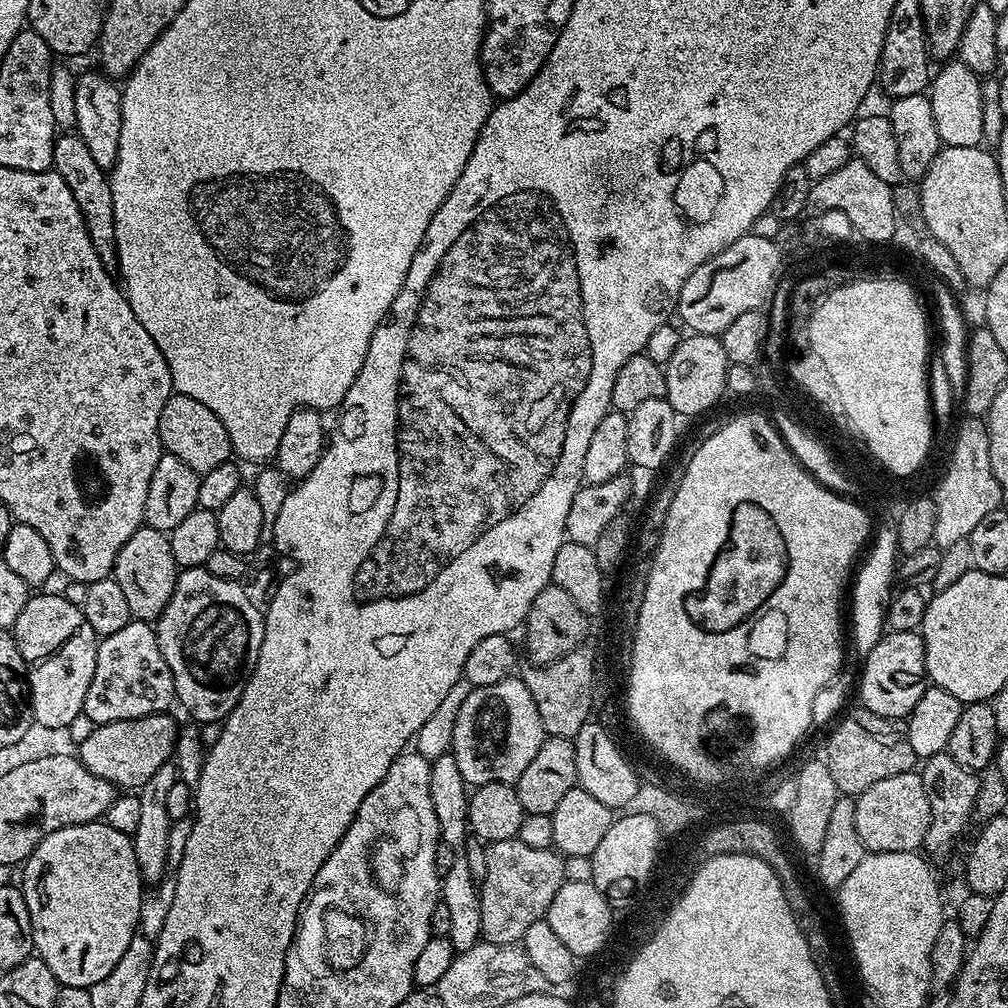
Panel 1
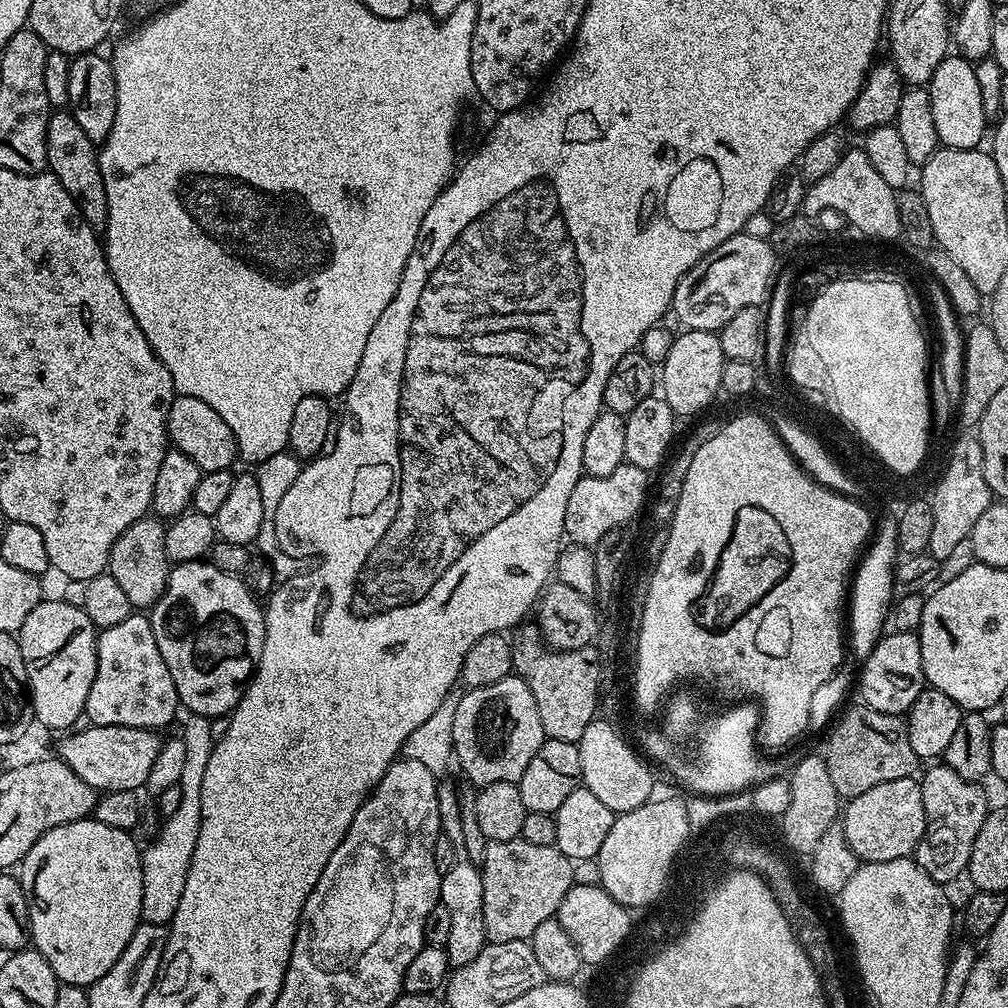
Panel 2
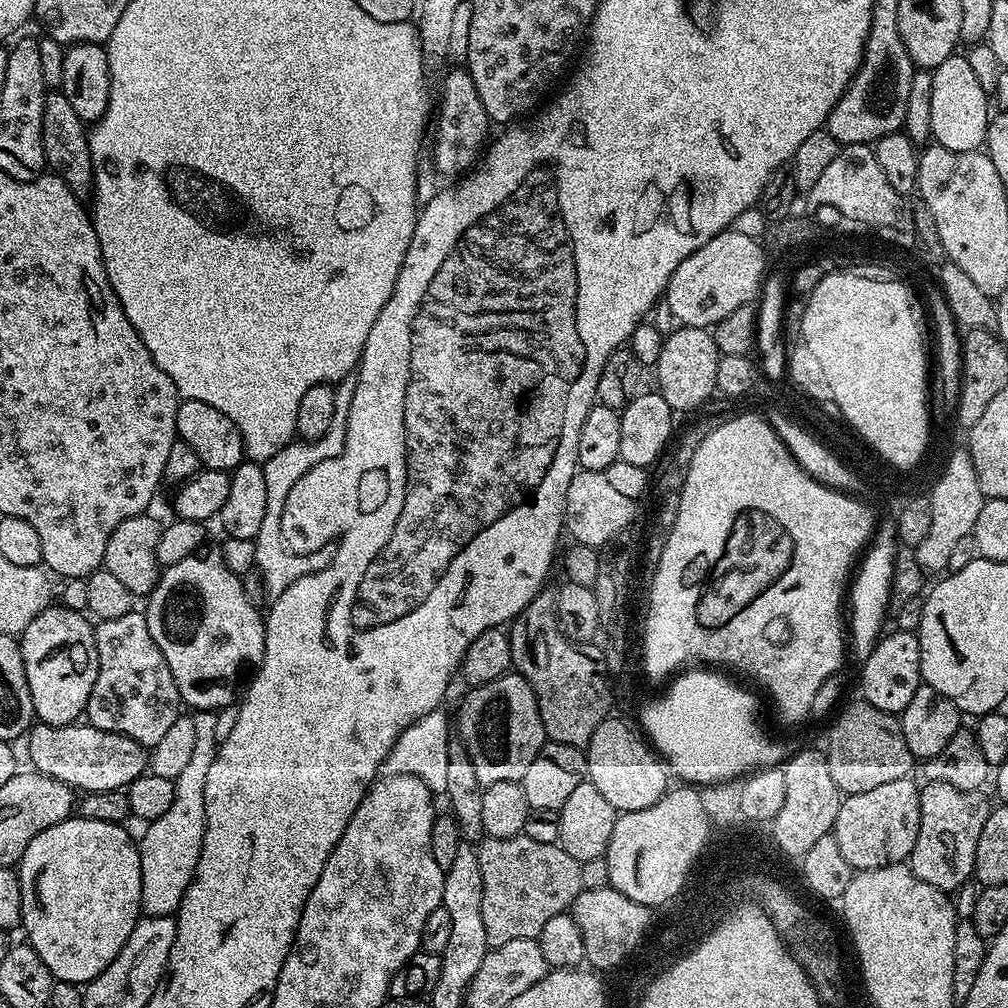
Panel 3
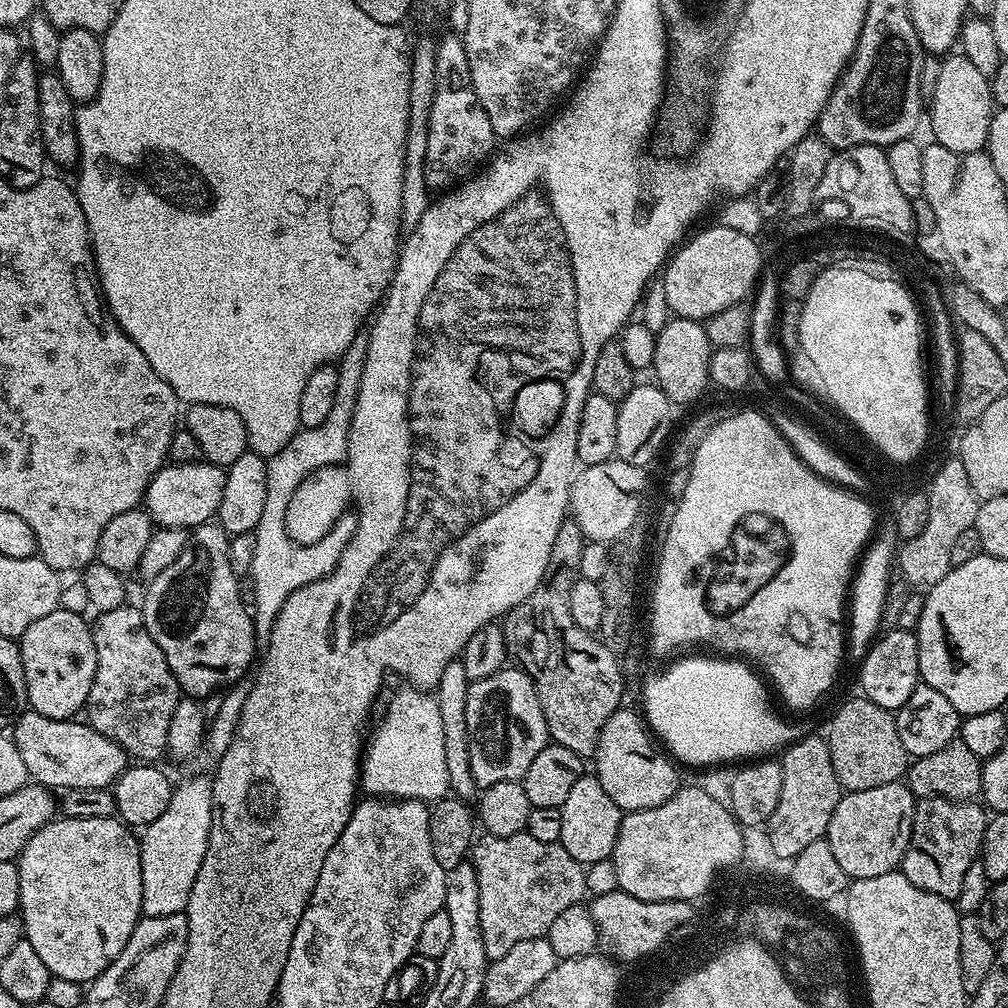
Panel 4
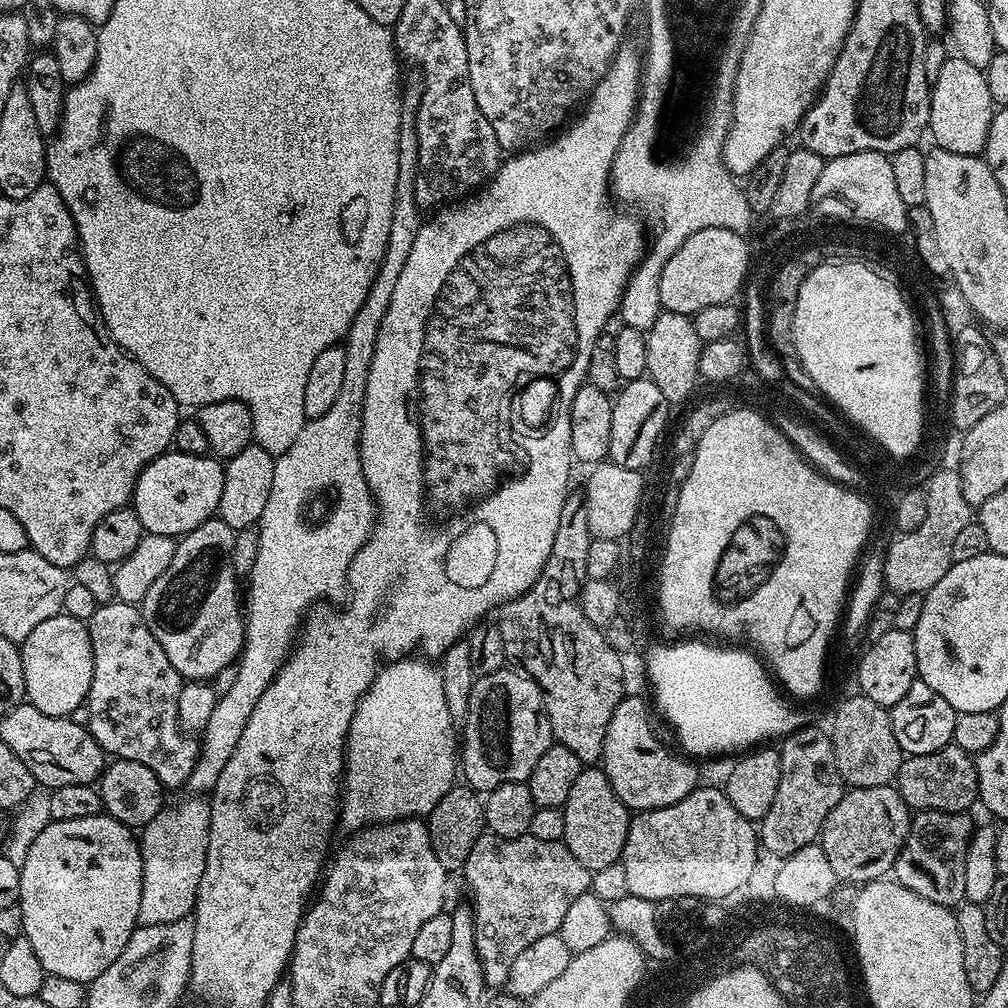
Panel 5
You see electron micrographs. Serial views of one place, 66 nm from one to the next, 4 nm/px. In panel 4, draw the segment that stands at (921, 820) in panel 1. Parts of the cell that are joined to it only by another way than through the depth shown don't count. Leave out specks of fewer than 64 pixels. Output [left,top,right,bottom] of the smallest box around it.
[826,782,917,880]

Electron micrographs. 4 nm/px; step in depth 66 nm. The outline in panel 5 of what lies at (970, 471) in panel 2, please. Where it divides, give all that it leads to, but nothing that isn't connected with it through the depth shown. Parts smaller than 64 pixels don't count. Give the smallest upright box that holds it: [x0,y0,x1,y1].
[883,472,974,596]

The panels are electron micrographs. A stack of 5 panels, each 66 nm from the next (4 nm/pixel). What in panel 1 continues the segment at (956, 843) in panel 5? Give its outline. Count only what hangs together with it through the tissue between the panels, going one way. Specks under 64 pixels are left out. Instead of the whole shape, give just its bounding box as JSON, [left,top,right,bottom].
[920,750,980,862]

